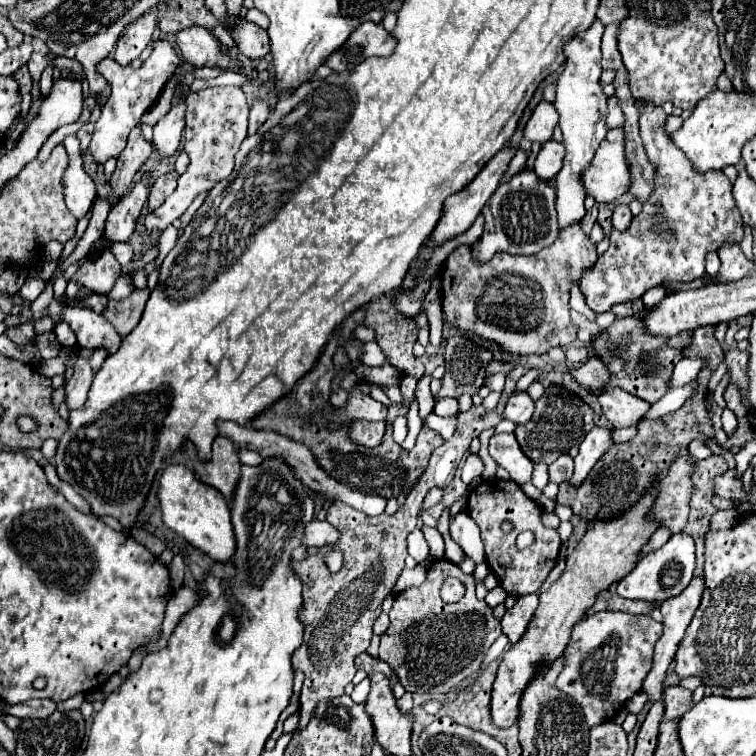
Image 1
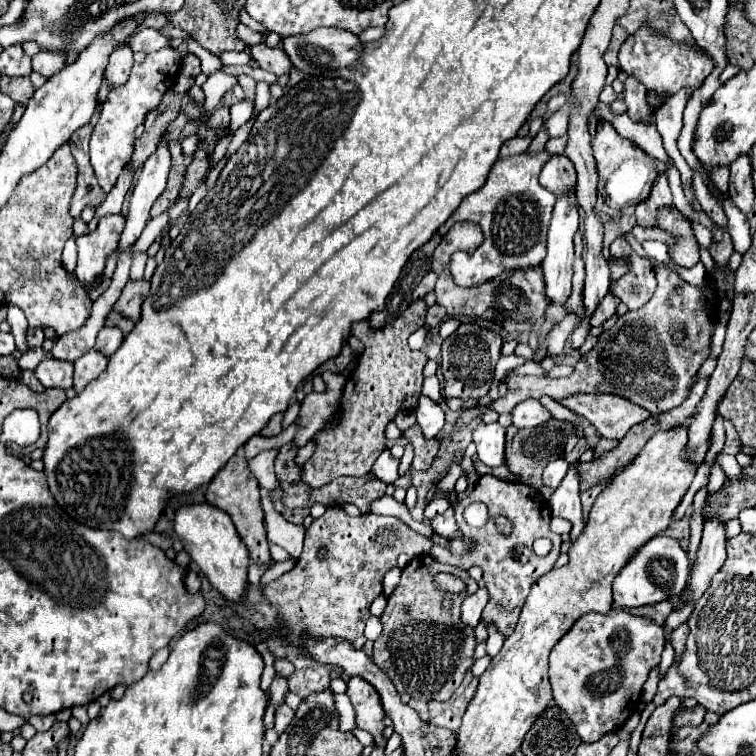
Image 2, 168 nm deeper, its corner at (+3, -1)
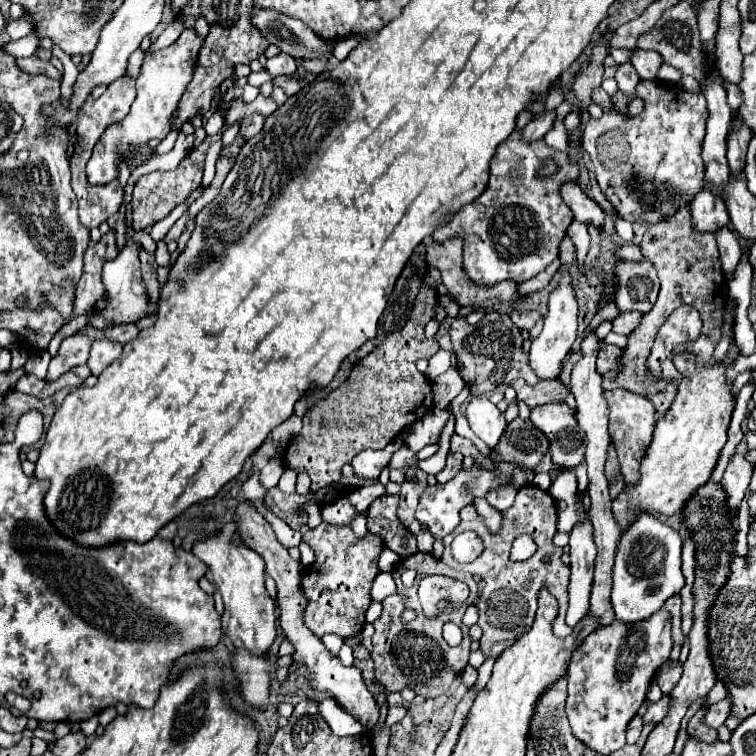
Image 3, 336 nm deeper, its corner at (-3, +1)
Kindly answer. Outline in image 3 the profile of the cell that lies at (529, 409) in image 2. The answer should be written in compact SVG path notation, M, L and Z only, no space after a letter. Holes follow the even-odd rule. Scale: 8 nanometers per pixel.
M551 402L531 410L531 422L547 436L553 462L561 468L575 468L585 458L585 432L581 432L575 410L565 402Z

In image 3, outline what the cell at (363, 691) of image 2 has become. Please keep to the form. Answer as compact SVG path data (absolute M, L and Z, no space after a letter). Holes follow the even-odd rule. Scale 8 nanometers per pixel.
M241 504L237 508L239 520L237 520L237 528L239 528L239 536L245 542L245 546L249 546L251 550L255 550L263 560L265 560L265 568L267 574L275 580L277 584L277 600L279 600L279 610L281 610L281 628L283 634L287 636L287 640L295 646L295 654L293 654L293 663L305 662L307 670L309 670L309 688L317 690L317 692L325 692L331 698L335 698L335 702L349 712L353 718L357 718L357 722L361 722L365 728L373 728L379 720L379 706L373 698L373 694L367 690L361 672L355 666L343 666L341 660L337 656L333 656L325 644L319 640L319 636L315 636L305 624L303 624L303 612L305 612L305 594L301 592L301 564L295 562L289 554L287 548L277 540L271 524L251 506L251 504Z

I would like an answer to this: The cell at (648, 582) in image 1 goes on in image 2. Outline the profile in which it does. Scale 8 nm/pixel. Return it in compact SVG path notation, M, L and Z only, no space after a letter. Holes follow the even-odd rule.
M659 534L651 538L613 580L613 602L615 606L633 608L633 606L657 604L663 600L675 600L685 588L687 576L689 576L687 552L675 538Z

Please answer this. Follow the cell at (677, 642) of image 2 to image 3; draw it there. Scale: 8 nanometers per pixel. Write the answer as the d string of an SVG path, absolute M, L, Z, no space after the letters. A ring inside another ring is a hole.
M665 662L665 664L661 666L659 676L657 676L657 684L659 684L663 696L669 696L669 694L671 694L675 682L681 678L681 672L683 672L681 662Z

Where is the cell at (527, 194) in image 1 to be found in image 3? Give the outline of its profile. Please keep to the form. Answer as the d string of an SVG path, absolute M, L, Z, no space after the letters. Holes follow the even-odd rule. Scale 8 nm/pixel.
M515 130L505 142L497 146L495 156L491 158L491 174L485 192L471 204L463 206L459 212L455 212L453 218L441 228L437 228L431 236L435 242L445 242L449 238L463 238L463 268L469 274L469 278L477 284L489 286L501 280L513 280L521 284L525 280L531 280L557 258L557 244L561 244L569 224L573 222L571 208L561 200L561 184L565 184L565 180L575 178L575 168L579 168L579 164L571 162L567 152L549 148L545 140L525 142L521 138L521 132ZM545 158L555 158L561 170L555 176L537 178L537 170L541 166L541 160Z

